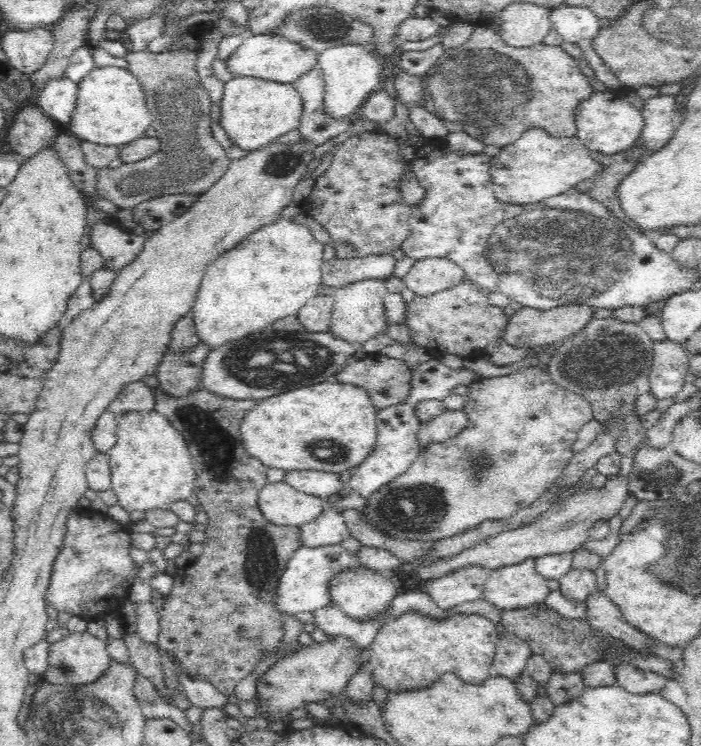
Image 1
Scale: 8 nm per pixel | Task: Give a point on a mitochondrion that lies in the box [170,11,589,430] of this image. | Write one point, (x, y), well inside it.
(483, 87)

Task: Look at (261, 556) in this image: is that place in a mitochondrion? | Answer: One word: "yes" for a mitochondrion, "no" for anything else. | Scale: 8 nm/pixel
yes

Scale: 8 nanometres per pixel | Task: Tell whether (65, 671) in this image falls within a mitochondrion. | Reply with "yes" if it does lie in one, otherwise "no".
yes

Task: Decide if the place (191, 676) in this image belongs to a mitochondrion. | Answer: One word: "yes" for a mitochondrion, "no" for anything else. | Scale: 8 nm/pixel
no

